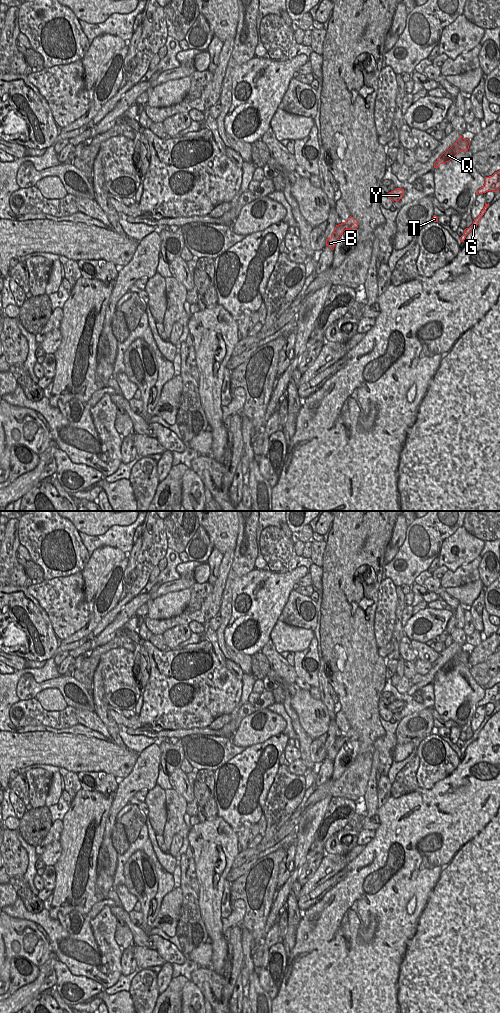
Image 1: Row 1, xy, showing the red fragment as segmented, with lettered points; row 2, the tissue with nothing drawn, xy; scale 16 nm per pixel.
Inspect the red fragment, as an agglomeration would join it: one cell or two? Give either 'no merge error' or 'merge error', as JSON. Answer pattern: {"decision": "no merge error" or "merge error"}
{"decision": "merge error"}

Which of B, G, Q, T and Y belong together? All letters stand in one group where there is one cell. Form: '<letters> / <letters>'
B / G Q T Y

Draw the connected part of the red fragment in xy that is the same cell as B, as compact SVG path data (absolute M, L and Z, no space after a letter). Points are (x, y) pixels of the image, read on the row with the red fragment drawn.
M342 224L336 225L335 230L331 234L331 238L326 240L326 246L333 250L345 230L348 229L346 227L343 227Z

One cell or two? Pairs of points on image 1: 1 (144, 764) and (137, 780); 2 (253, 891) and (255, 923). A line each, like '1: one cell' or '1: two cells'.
1: one cell
2: one cell

